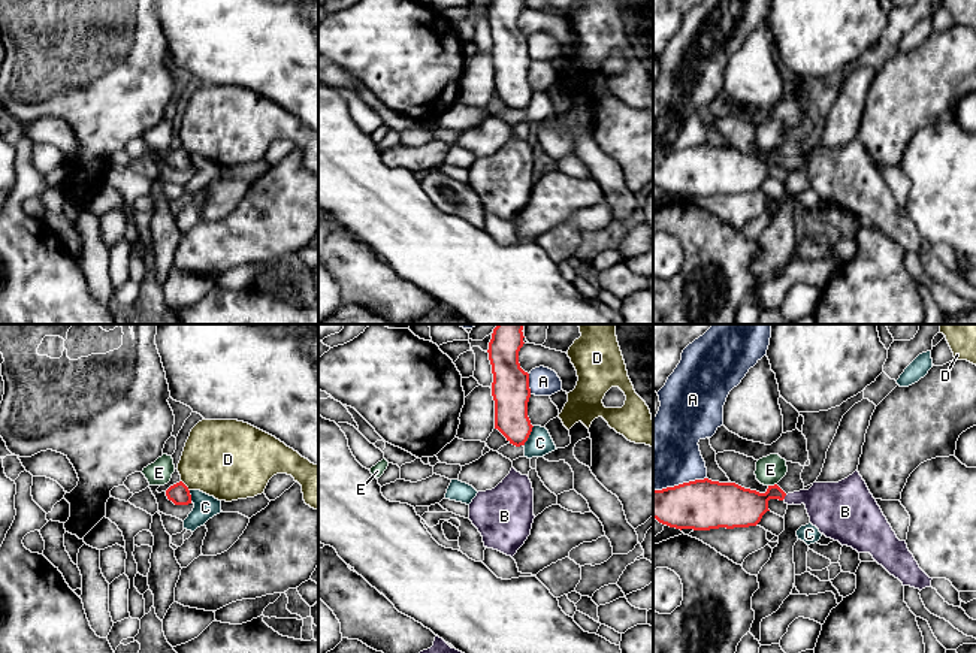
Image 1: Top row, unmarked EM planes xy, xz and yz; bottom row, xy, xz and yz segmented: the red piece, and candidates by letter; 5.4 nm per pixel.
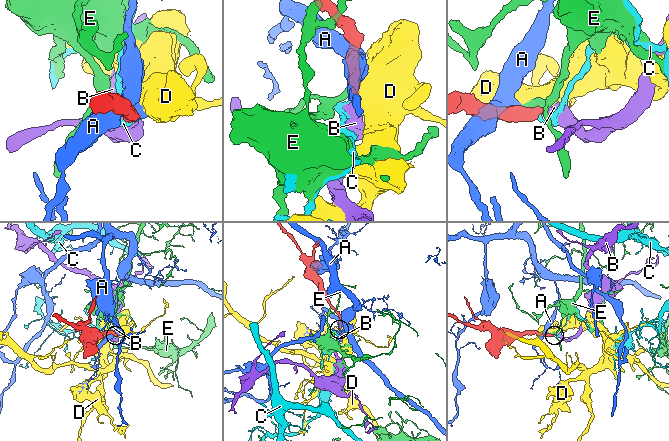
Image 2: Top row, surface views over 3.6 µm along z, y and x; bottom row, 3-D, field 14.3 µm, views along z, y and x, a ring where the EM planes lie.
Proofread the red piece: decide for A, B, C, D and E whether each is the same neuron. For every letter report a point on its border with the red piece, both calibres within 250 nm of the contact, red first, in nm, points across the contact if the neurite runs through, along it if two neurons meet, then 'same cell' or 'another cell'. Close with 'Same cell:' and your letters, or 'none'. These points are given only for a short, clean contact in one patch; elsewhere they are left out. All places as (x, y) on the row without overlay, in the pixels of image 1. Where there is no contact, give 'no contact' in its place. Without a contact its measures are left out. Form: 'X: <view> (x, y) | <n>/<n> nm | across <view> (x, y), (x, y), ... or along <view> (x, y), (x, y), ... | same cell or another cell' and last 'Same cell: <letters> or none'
A: yz (679, 150) | 280/380 nm | another cell
B: yz (783, 163) | 220/240 nm | across yz (739, 172), (768, 160), (783, 163), (815, 163), (828, 171) | same cell
C: xz (528, 102) | 200/140 nm | along xz (534, 91), (523, 111) | another cell
D: xy (186, 151) | 110/420 nm | along xy (181, 145), (189, 156) | another cell
E: yz (771, 151) | 240/150 nm | along yz (776, 148), (768, 151) | another cell
Same cell: B

